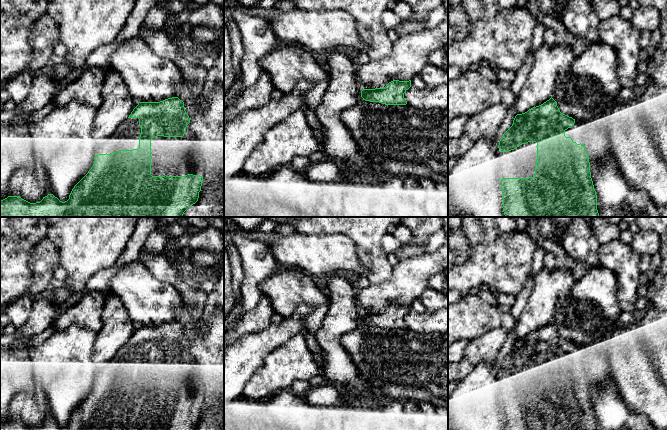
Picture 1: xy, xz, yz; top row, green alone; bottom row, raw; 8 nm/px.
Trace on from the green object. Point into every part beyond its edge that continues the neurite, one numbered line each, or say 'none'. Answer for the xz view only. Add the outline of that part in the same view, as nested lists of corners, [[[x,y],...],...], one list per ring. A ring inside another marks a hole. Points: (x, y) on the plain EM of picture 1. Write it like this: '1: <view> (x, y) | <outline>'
none

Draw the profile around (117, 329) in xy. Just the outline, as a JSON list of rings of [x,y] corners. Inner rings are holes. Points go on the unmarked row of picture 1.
[[[113,293],[106,299],[101,320],[103,325],[93,345],[93,357],[110,360],[133,335],[134,322],[122,300]]]

